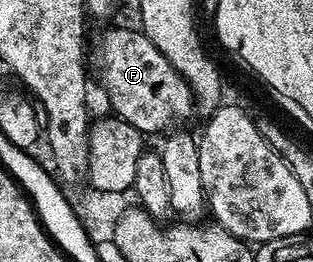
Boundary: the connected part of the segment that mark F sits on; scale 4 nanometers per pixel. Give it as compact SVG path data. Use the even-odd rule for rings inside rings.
M106 28L98 40L98 61L92 68L98 71L98 80L106 91L106 100L115 117L140 130L143 134L173 129L181 120L195 115L194 95L188 82L156 50L146 33L134 28Z

